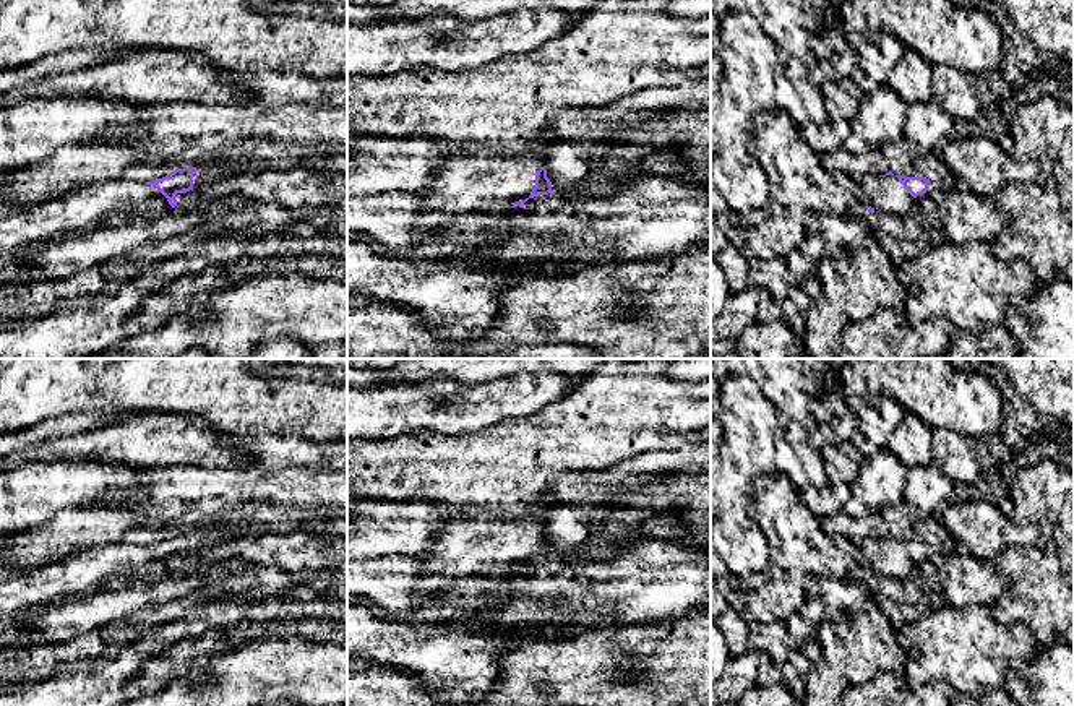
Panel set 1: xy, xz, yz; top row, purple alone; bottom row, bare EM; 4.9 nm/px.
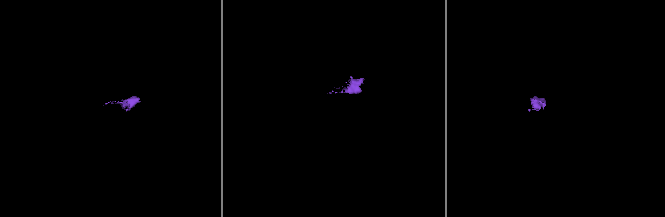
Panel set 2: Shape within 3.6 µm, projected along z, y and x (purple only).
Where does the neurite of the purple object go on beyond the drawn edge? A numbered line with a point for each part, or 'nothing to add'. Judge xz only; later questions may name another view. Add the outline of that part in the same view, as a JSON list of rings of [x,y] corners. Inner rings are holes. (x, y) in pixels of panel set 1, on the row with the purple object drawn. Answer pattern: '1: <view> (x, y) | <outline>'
1: xz (466, 182) | [[[470,149],[454,154],[435,172],[435,179],[422,193],[423,213],[477,213],[493,211],[501,216],[516,201],[529,198],[535,174],[543,166],[543,154],[527,153],[519,156],[479,156]]]

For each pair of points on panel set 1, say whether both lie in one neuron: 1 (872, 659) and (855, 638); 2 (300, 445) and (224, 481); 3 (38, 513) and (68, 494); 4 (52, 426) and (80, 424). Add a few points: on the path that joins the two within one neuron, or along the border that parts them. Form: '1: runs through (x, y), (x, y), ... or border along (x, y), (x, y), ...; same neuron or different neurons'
1: runs through (867, 654), (855, 643); same neuron
2: border along (289, 464), (276, 471), (252, 469); different neurons
3: runs through (46, 505), (60, 494); same neuron
4: runs through (59, 426), (73, 424); same neuron

